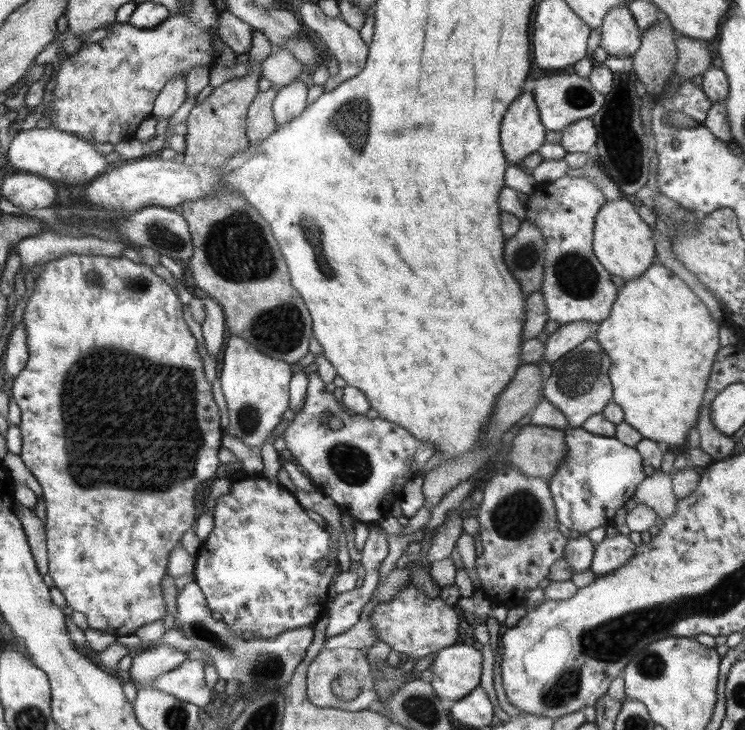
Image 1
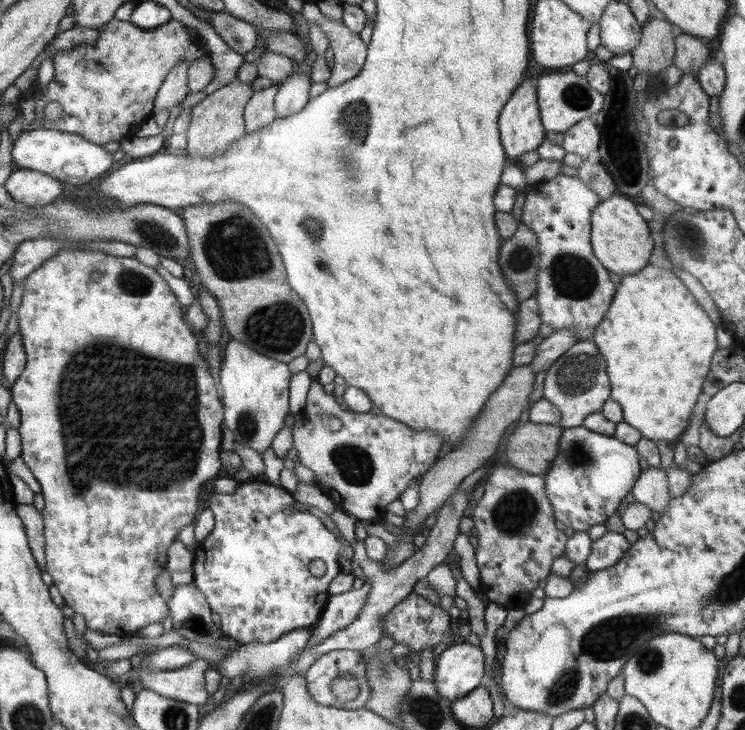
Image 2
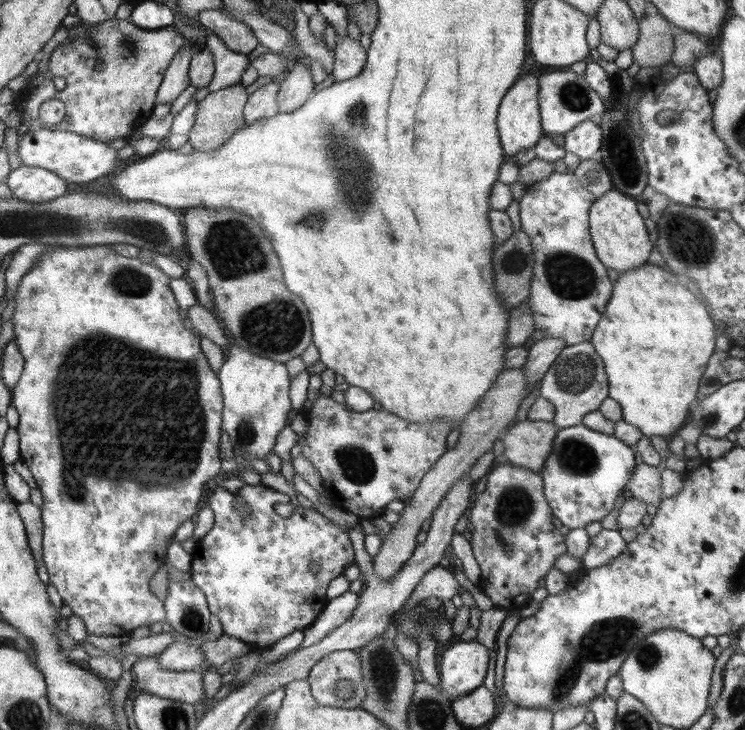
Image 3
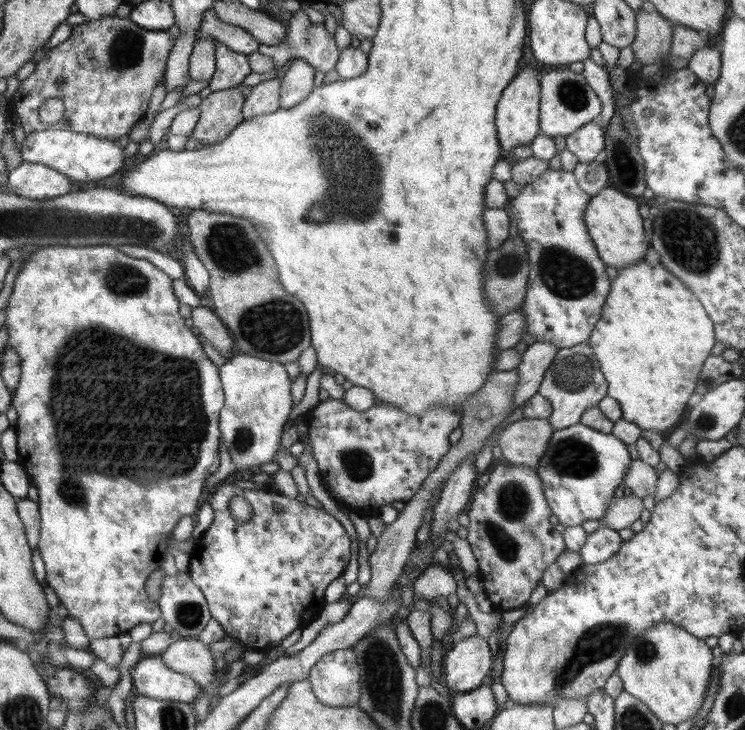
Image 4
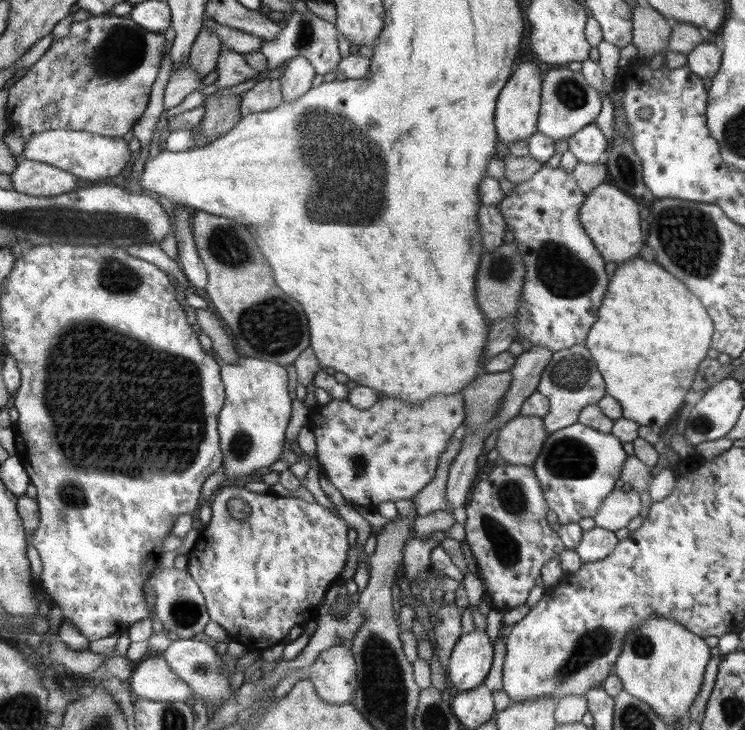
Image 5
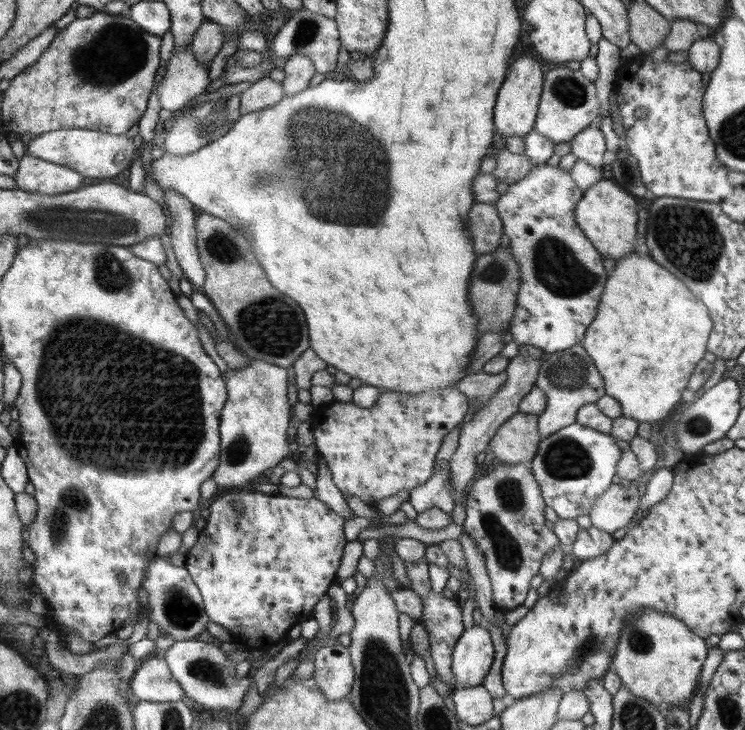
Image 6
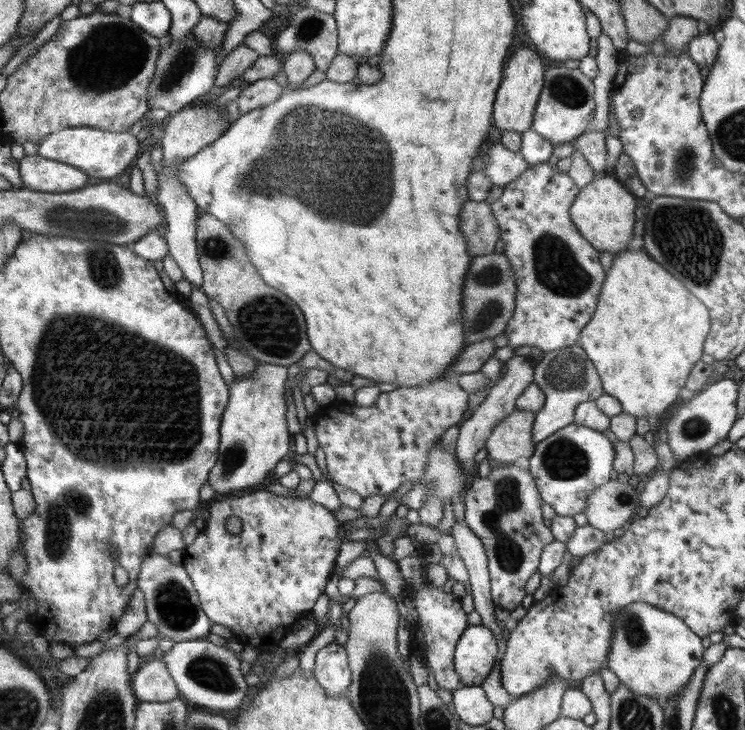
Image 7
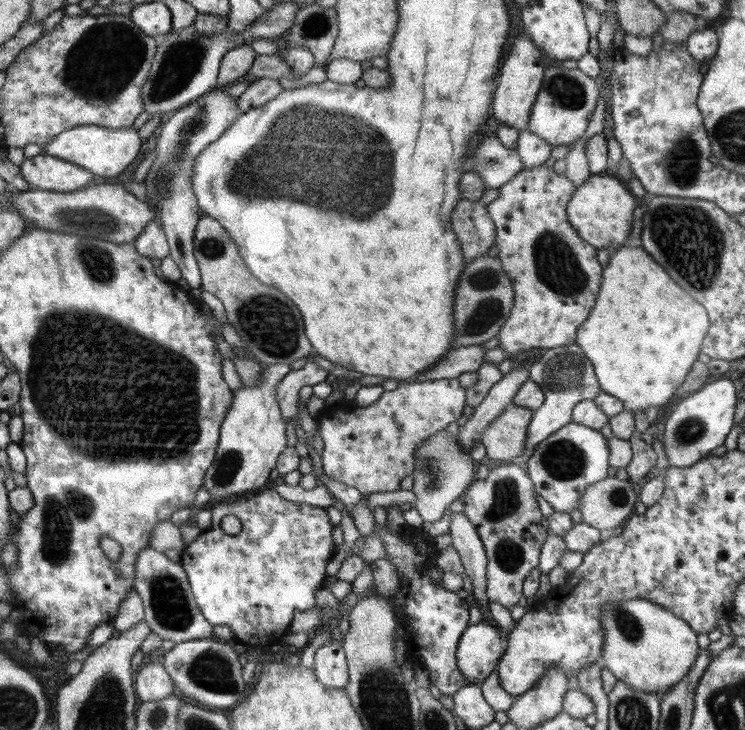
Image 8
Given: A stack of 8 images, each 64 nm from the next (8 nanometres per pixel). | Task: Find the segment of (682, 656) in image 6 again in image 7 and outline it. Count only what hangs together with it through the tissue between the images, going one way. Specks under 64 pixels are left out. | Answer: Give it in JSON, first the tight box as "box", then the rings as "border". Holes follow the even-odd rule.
{"box":[607,602,705,708],"border":[[[632,602],[622,607],[612,617],[612,624],[607,667],[630,691],[654,697],[664,708],[670,697],[682,693],[682,687],[702,663],[705,651],[702,638],[694,634],[682,619],[645,602]]]}

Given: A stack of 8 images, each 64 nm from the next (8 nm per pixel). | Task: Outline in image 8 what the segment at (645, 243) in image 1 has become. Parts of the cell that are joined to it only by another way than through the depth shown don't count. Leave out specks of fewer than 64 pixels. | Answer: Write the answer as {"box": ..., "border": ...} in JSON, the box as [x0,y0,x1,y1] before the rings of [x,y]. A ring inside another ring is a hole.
{"box":[566,174,636,252],"border":[[[591,174],[584,183],[578,185],[566,205],[566,216],[578,236],[594,249],[607,249],[614,252],[624,246],[634,222],[636,200],[616,176]]]}

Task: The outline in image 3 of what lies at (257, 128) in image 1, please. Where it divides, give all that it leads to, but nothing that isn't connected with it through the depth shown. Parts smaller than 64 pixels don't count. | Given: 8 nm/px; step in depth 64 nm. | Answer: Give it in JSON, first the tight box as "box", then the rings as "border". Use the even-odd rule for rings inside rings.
{"box":[243,79,279,123],"border":[[[279,79],[272,80],[249,94],[247,104],[243,109],[245,123],[254,123],[260,118],[269,118],[278,114],[279,107],[276,101],[278,91]]]}

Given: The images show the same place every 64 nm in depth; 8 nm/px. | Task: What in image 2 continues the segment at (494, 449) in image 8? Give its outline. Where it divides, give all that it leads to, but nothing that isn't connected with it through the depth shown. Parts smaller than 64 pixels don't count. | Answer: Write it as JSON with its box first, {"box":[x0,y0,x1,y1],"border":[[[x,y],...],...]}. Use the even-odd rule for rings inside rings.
{"box":[506,423,562,477],"border":[[[517,423],[507,434],[506,456],[510,465],[517,470],[545,477],[557,456],[562,429],[559,424]]]}

